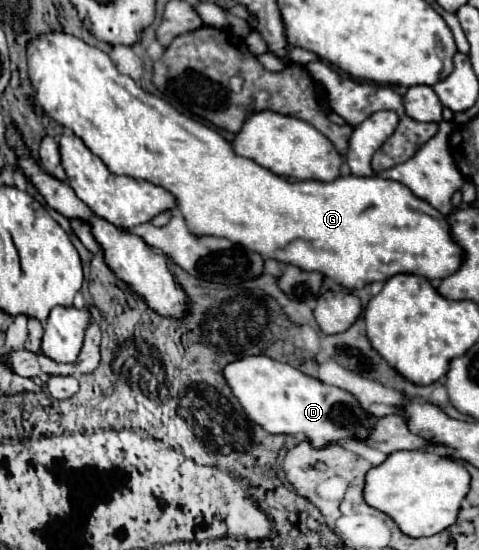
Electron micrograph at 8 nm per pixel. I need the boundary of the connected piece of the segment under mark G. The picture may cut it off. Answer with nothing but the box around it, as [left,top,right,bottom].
[27,34,463,290]

